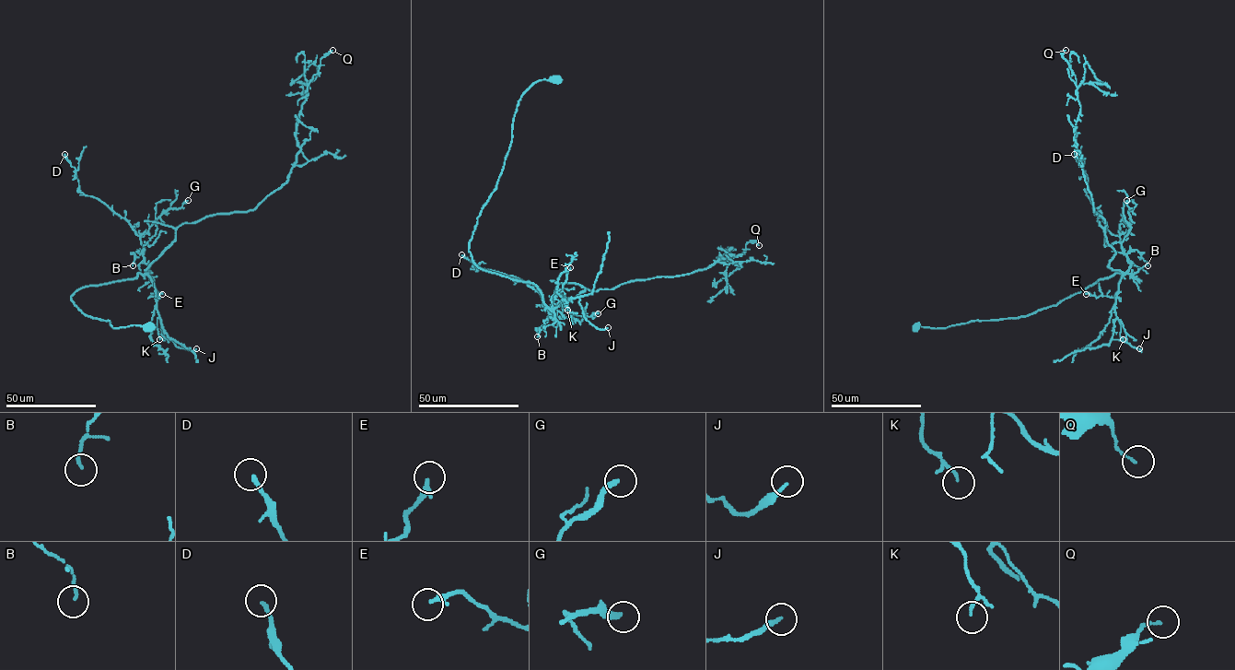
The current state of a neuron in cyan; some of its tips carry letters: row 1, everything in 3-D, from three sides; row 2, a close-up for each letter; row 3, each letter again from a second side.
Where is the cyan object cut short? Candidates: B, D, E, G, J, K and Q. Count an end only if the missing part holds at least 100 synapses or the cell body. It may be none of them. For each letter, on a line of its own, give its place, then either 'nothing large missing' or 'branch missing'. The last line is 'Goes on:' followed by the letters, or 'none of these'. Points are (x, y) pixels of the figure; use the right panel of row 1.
B: at (1147, 265); nothing large missing
D: at (1074, 154); nothing large missing
E: at (1086, 294); nothing large missing
G: at (1126, 200); nothing large missing
J: at (1139, 348); nothing large missing
K: at (1123, 339); nothing large missing
Q: at (1066, 50); nothing large missing
Goes on: none of these

